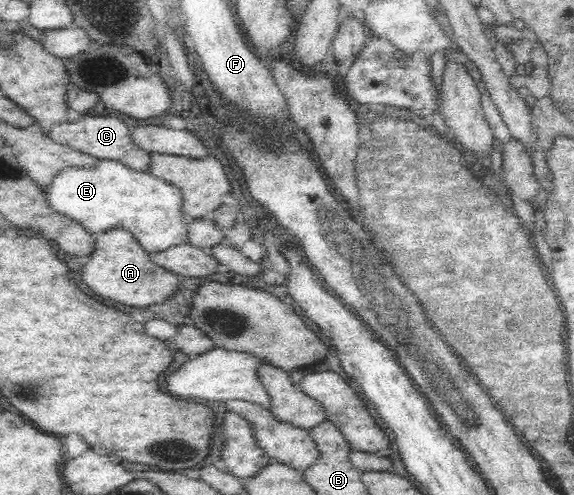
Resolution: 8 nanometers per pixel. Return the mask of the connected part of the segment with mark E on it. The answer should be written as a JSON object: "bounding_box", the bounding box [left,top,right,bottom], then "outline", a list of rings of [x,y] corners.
{"bounding_box":[48,159,190,254],"outline":[[[102,159],[96,170],[72,168],[60,172],[48,188],[48,197],[54,209],[74,216],[74,219],[86,224],[90,232],[101,235],[116,228],[126,228],[152,254],[188,244],[190,240],[190,219],[182,208],[184,191],[170,181],[152,173],[138,172],[117,161]]]}

